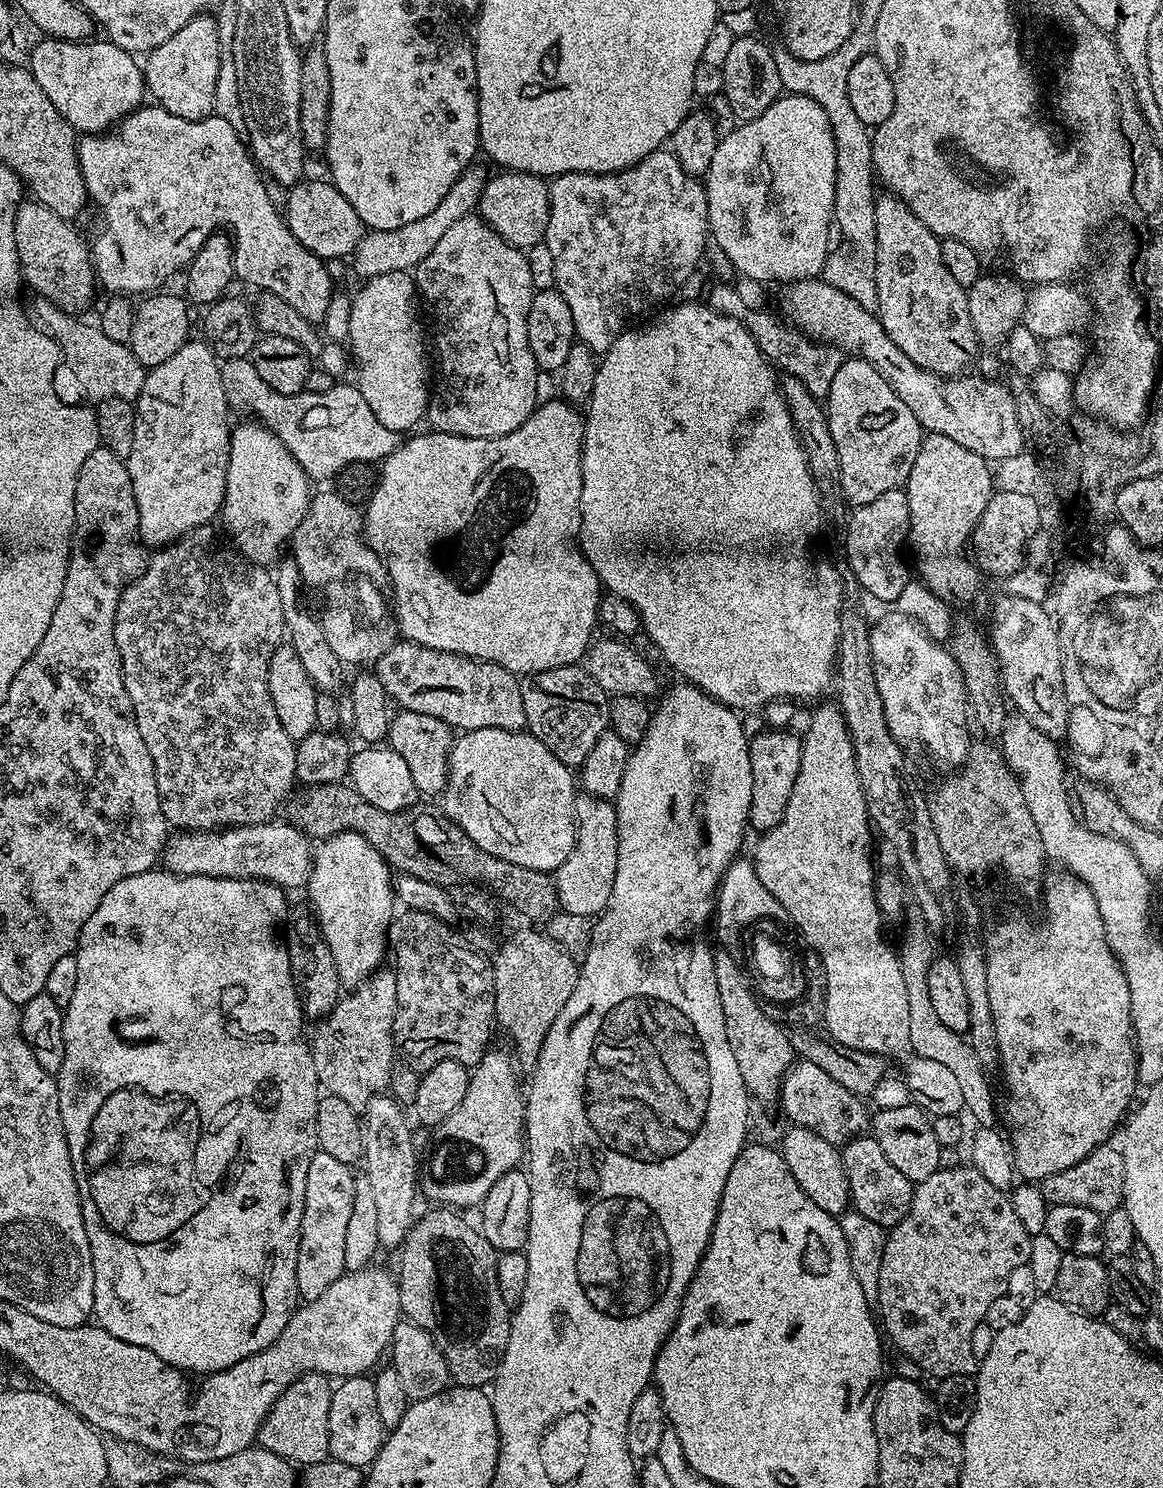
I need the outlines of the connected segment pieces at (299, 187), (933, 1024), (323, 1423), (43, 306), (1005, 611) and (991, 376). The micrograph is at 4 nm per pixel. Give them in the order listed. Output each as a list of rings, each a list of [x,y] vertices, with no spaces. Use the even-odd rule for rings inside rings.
[[[301,179],[291,185],[288,191],[288,207],[283,210],[282,215],[288,221],[288,228],[306,246],[306,250],[313,252],[325,262],[331,262],[341,258],[348,258],[355,253],[360,245],[360,239],[366,231],[362,218],[342,198],[342,194],[327,179],[307,180]]]
[[[912,910],[907,913],[908,930],[904,934],[904,941],[898,944],[900,968],[904,971],[902,982],[906,982],[906,998],[910,1002],[910,1042],[916,1055],[926,1058],[930,1064],[950,1066],[962,1090],[962,1098],[966,1105],[967,1115],[972,1115],[980,1126],[995,1125],[998,1120],[998,1104],[992,1097],[992,1084],[988,1081],[989,1074],[986,1067],[979,1060],[978,1054],[971,1048],[971,1042],[961,1033],[950,1030],[938,1019],[934,1006],[930,1006],[928,993],[928,970],[937,955],[936,948],[932,945],[933,937],[930,935],[928,924],[920,911]]]
[[[304,1372],[274,1402],[260,1427],[259,1447],[286,1458],[294,1466],[317,1464],[330,1457],[330,1398],[333,1381],[322,1372]]]
[[[34,300],[32,308],[30,304],[31,315],[35,323],[60,347],[63,363],[84,364],[84,384],[77,386],[77,393],[74,398],[72,397],[73,403],[78,406],[95,406],[106,398],[135,401],[142,390],[146,370],[142,362],[134,358],[131,348],[122,342],[114,342],[114,338],[106,338],[106,334],[102,334],[102,330],[95,323],[83,324],[80,321],[83,319],[77,318],[73,313],[62,311],[49,300]]]
[[[1009,594],[993,606],[990,647],[1000,666],[1002,691],[1016,703],[1015,711],[1030,718],[1038,730],[1053,738],[1068,734],[1068,699],[1064,689],[1064,659],[1060,630],[1053,613],[1038,601]]]
[[[982,274],[978,282],[967,289],[967,305],[970,308],[970,318],[975,328],[979,352],[976,370],[984,380],[1000,380],[1002,368],[1005,369],[1003,348],[1016,325],[1021,323],[1024,316],[1027,291],[1025,287],[1008,274]]]

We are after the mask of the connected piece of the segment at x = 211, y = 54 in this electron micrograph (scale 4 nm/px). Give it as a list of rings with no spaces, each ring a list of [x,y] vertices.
[[[212,14],[196,16],[174,38],[166,38],[162,46],[153,48],[143,61],[142,71],[146,92],[157,105],[178,118],[201,120],[213,115],[215,86],[218,85],[220,52],[217,17]]]

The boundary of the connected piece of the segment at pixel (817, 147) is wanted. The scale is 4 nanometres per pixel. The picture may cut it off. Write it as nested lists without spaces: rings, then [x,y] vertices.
[[[795,94],[781,95],[765,112],[758,114],[752,120],[737,123],[736,129],[729,136],[719,137],[714,158],[710,158],[710,166],[706,173],[706,187],[704,193],[708,199],[708,226],[711,239],[716,240],[718,247],[724,251],[724,256],[737,268],[740,276],[749,276],[761,282],[768,280],[810,280],[819,277],[824,271],[824,263],[830,251],[828,235],[834,232],[834,186],[836,185],[836,147],[834,146],[834,134],[830,126],[830,118],[818,102],[809,96]]]

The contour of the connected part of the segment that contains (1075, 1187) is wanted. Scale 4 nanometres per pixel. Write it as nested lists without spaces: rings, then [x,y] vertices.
[[[1112,1142],[1098,1146],[1086,1158],[1082,1158],[1082,1162],[1074,1162],[1074,1166],[1058,1170],[1058,1174],[1050,1174],[1038,1184],[1049,1205],[1086,1206],[1086,1210],[1101,1214],[1112,1212],[1123,1205],[1125,1186],[1126,1164],[1119,1147]]]

